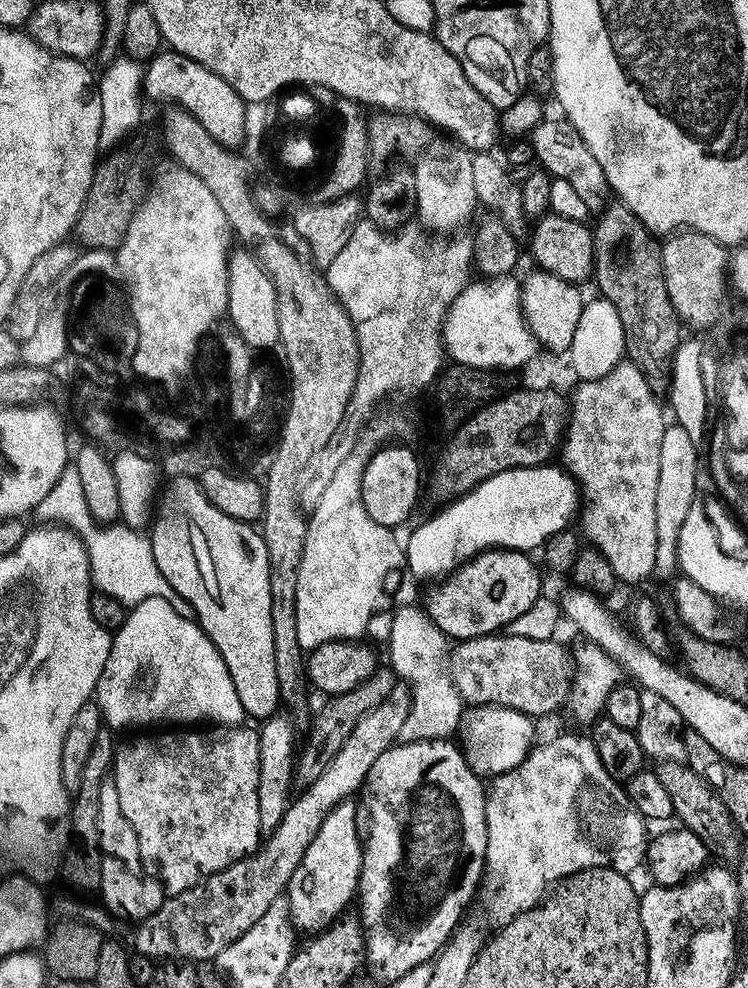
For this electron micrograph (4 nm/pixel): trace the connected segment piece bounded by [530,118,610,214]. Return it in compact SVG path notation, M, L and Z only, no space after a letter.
M545 118L541 124L537 124L530 133L533 157L540 160L539 167L549 176L570 182L574 191L586 202L589 213L599 214L604 211L610 200L610 189L606 174L602 174L602 166L598 166L598 158L590 154L590 146L582 142L582 134L574 130L569 120L563 118Z

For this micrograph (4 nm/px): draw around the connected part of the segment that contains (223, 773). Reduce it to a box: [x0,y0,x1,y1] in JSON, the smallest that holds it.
[112,726,262,893]

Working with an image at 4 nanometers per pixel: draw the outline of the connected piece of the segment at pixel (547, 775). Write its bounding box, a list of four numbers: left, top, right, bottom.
[484,735,650,926]

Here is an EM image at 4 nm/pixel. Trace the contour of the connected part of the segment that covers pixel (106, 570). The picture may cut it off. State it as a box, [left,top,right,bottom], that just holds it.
[34,466,181,606]

